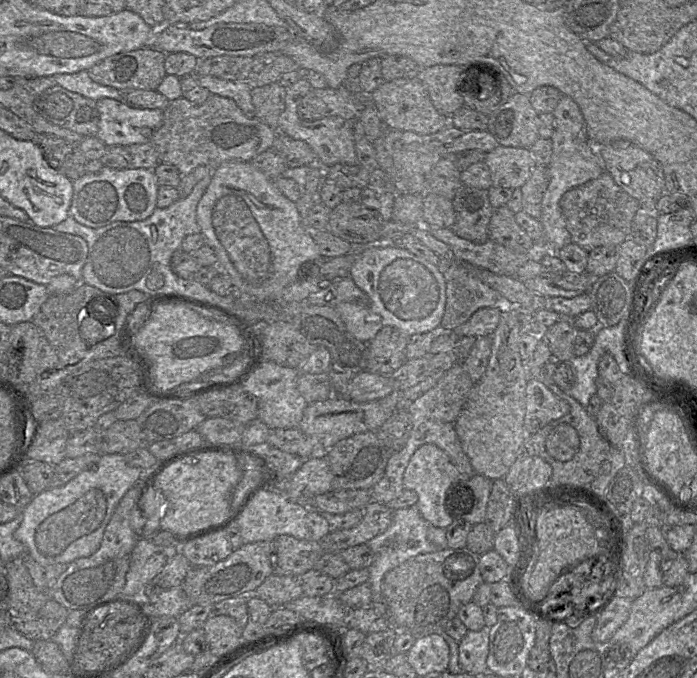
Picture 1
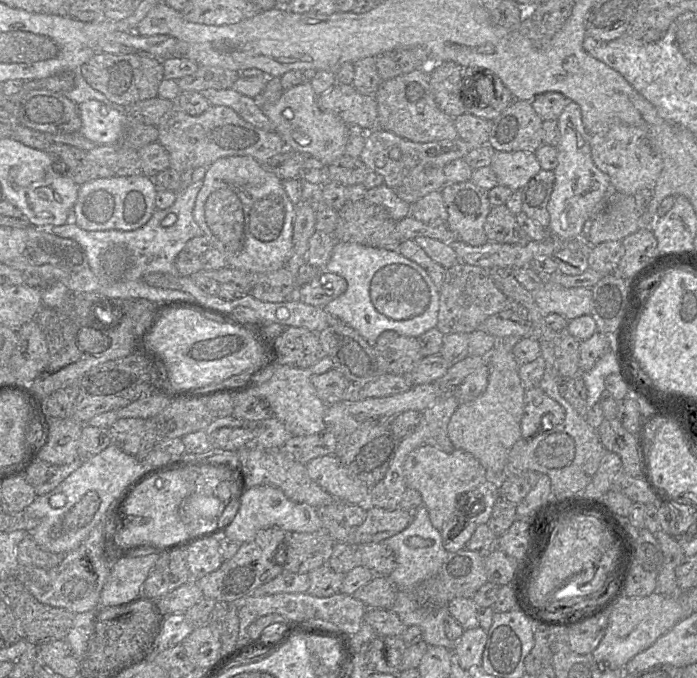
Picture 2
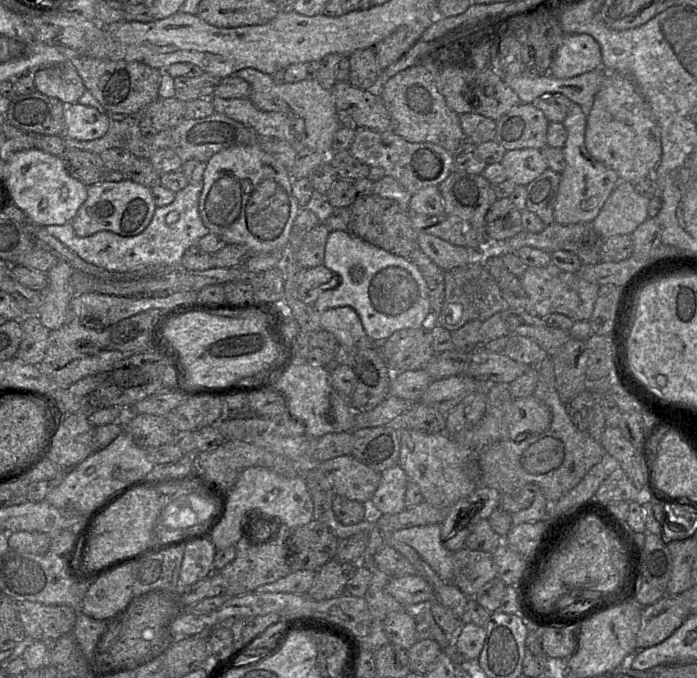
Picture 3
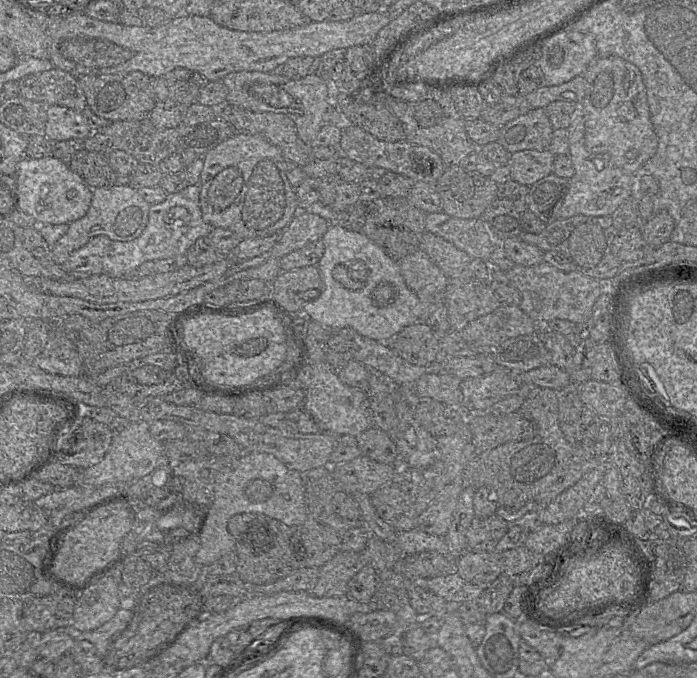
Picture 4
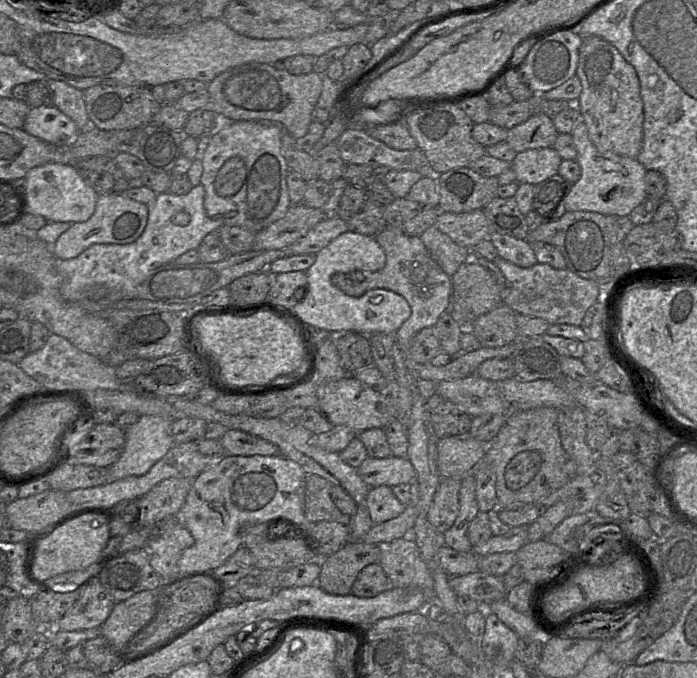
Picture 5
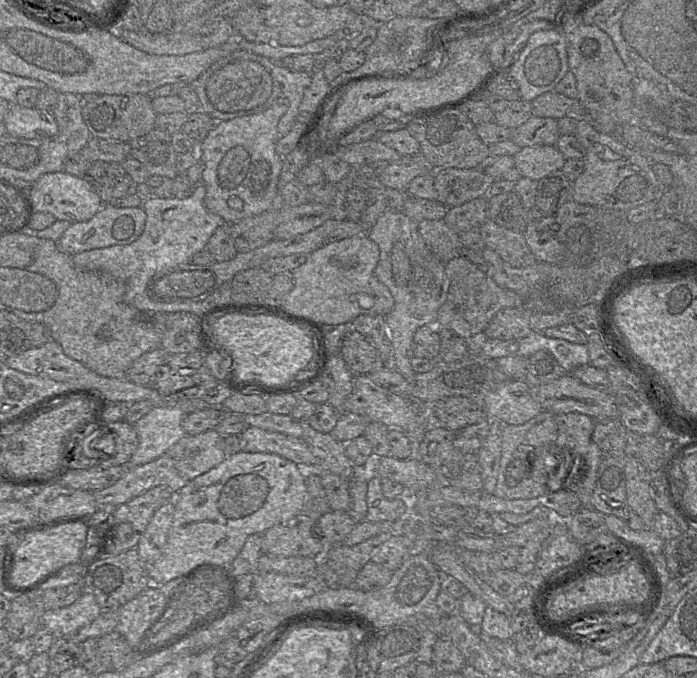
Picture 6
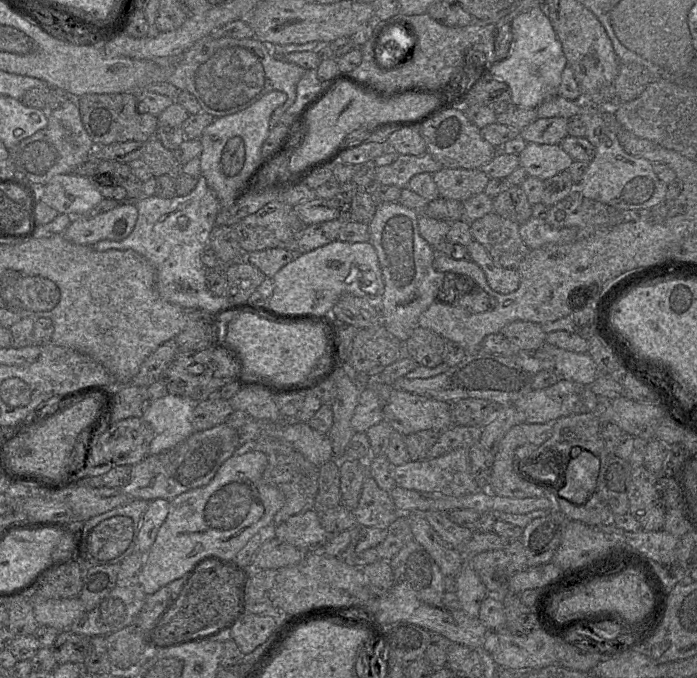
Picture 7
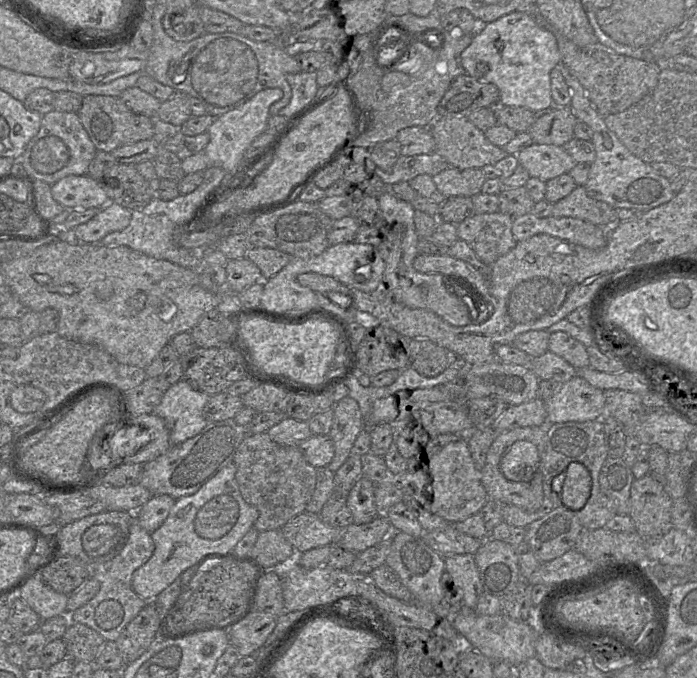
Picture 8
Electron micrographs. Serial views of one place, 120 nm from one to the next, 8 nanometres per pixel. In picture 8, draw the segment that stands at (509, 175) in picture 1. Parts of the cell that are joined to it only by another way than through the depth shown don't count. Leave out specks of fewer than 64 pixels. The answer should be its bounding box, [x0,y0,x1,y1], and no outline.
[517,143,578,181]

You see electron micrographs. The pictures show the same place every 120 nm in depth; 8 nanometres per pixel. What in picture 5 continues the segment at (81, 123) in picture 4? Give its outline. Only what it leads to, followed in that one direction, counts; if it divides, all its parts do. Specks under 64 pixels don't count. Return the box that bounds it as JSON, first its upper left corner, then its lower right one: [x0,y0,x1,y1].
[22,105,79,144]

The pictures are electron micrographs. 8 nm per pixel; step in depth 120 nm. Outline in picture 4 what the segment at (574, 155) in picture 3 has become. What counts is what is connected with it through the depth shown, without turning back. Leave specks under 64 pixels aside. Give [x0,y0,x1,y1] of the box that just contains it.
[560,105,638,218]

